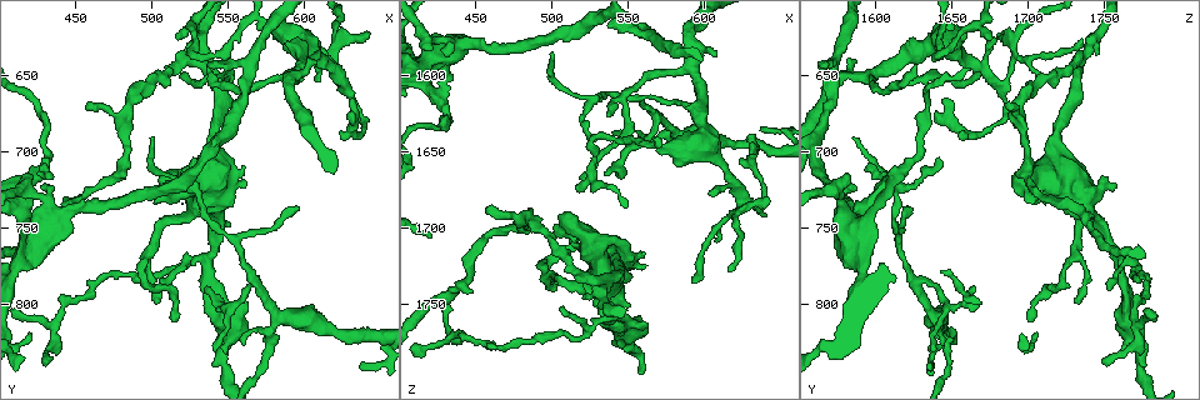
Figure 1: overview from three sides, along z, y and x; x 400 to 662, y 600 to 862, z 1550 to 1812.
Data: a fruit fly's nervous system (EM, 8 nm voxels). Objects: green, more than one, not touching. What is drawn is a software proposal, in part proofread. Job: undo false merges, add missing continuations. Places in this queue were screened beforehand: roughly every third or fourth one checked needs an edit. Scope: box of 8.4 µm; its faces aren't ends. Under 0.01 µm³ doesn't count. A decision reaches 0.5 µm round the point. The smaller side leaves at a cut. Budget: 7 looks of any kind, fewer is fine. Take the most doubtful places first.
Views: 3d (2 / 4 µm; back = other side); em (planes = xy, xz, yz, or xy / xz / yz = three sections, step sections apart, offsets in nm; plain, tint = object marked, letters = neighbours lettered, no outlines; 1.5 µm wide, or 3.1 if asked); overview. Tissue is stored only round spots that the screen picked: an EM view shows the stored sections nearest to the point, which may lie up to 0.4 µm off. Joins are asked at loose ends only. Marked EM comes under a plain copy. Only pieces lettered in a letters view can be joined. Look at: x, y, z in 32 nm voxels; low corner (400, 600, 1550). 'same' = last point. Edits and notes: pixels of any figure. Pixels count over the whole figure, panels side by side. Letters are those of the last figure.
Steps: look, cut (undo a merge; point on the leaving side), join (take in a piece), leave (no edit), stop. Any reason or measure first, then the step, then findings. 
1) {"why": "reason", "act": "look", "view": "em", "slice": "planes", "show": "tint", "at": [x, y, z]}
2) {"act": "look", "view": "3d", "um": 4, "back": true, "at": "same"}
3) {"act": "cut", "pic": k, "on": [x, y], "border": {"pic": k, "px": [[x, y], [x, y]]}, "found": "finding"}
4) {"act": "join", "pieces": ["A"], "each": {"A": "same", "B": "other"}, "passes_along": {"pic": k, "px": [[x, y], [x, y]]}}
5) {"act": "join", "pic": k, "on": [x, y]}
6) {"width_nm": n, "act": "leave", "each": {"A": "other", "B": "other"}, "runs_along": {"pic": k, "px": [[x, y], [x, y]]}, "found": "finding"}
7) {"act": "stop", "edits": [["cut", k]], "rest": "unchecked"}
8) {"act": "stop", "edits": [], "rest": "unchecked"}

{"why": "thick end", "act": "look", "view": "3d", "um": 2, "at": [532, 724, 1758]}

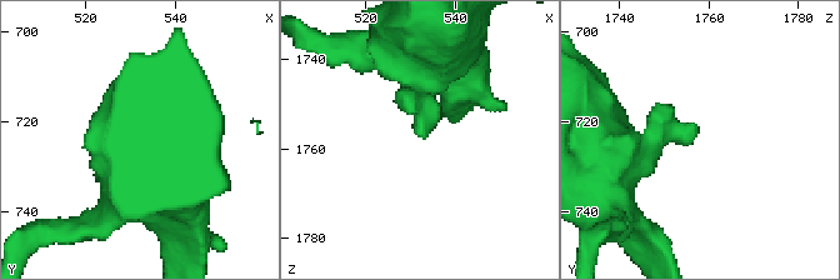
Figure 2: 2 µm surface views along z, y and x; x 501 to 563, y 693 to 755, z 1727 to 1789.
{"why": "need the tissue", "act": "look", "view": "em", "slice": "yz", "step": 4, "show": "letters", "at": [533, 723, 1757]}

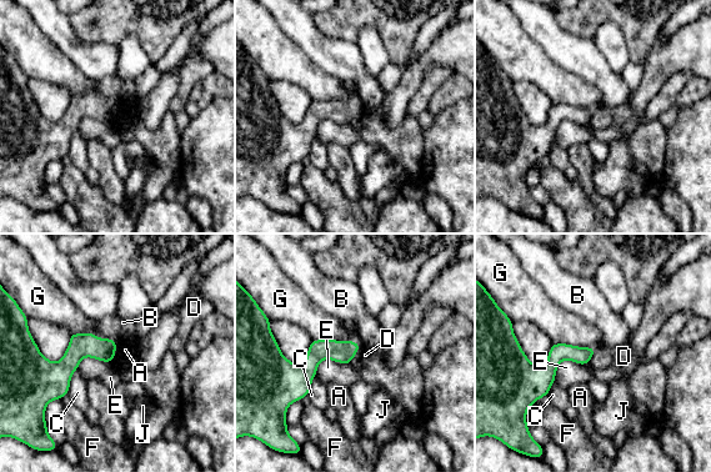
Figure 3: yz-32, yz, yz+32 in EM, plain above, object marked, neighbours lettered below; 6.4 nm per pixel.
{"why": "cut it another way", "act": "look", "view": "em", "slice": "planes", "show": "letters", "at": "same"}

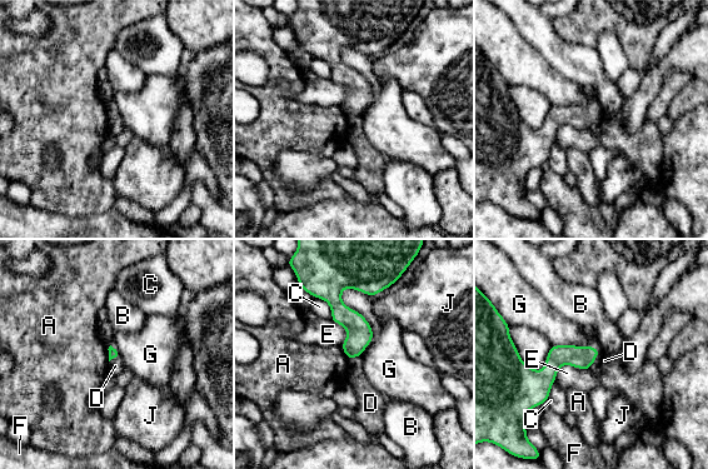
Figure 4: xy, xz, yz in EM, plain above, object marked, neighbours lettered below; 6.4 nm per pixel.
{"act": "leave", "each": {"A": "other", "B": "other", "C": "other", "D": "other", "E": "other", "F": "other", "G": "other", "J": "other"}, "runs_along": {"pic": 4, "px": [[594, 350], [562, 355], [543, 374], [519, 365]]}, "found": "no lettered piece goes on from it"}

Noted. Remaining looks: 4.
{"why": "free end", "act": "look", "view": "3d", "um": 2, "at": [640, 626, 1680]}

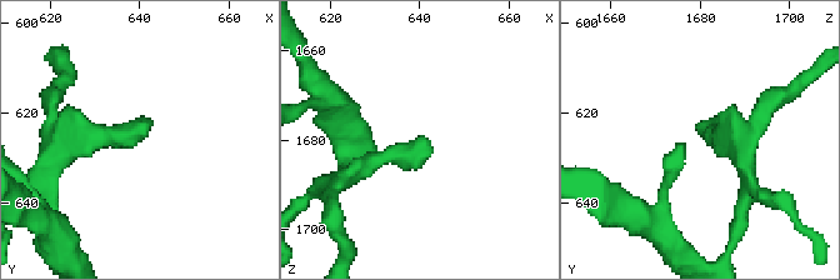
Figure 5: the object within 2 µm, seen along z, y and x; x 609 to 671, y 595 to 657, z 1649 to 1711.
{"act": "look", "view": "em", "slice": "planes", "show": "letters", "at": [641, 625, 1680]}

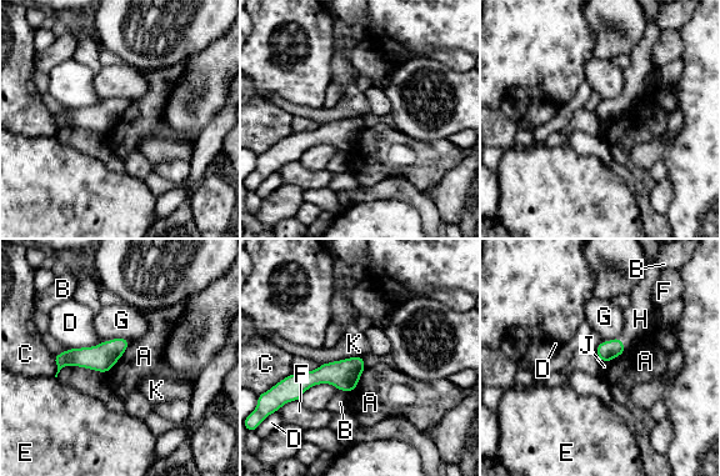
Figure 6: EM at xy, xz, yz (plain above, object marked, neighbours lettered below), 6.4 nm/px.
{"act": "join", "pieces": ["H"], "each": {"A": "other", "B": "other", "C": "other", "D": "other", "E": "other", "F": "other", "G": "other", "H": "same", "J": "other", "K": "other"}, "found": "the cell continues"}

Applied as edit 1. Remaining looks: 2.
{"why": "a fork", "act": "look", "view": "em", "slice": "planes", "show": "tint", "at": [420, 716, 1612]}

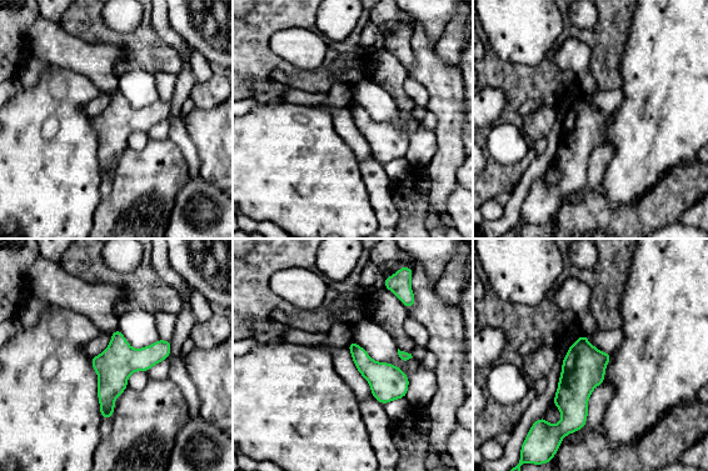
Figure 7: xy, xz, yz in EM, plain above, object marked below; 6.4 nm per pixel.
{"act": "look", "view": "em", "slice": "planes", "show": "letters", "at": "same"}

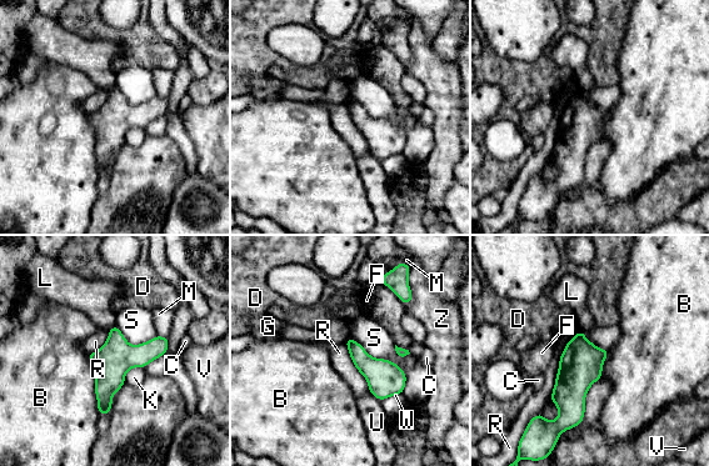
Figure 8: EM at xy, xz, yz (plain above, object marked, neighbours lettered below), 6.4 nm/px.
{"longest_contact_nm": ["S", 420], "act": "leave", "each": {"B": "other", "C": "other", "D": "other", "F": "other", "G": "other", "K": "other", "L": "other", "M": "other", "R": "other", "S": "other", "U": "other", "V": "other", "W": "other", "Z": "other"}, "found": "continuous, no second cell"}

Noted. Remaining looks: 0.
{"act": "stop", "edits": [["join", 6]], "rest": "unchecked"}

